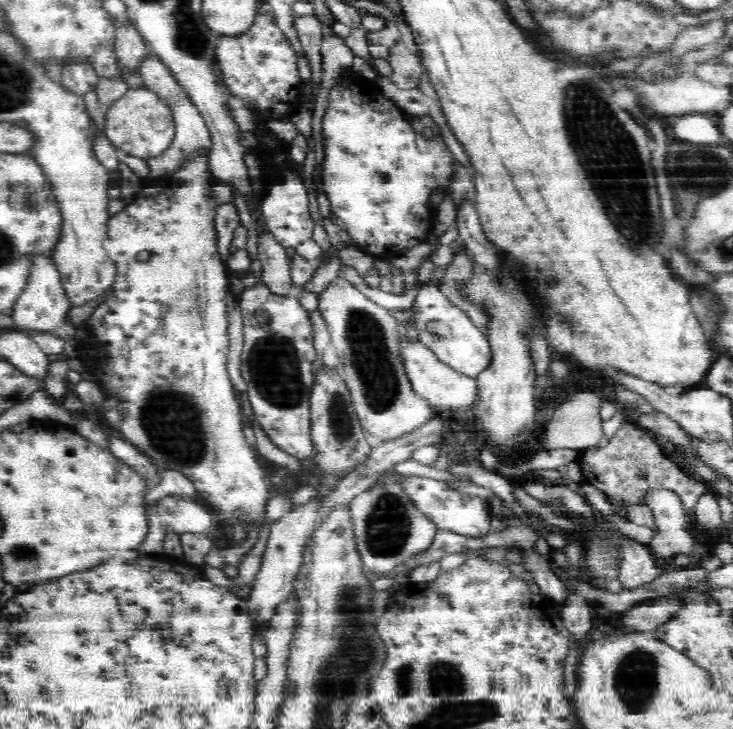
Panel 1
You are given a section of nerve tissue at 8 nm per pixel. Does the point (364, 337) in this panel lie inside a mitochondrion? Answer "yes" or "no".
yes

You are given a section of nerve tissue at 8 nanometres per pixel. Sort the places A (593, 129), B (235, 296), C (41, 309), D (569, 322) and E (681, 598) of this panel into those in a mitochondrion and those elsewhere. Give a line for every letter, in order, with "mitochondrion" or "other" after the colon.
A: mitochondrion
B: other
C: other
D: mitochondrion
E: other

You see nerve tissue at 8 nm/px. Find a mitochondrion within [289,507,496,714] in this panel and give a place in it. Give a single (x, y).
(404, 675)

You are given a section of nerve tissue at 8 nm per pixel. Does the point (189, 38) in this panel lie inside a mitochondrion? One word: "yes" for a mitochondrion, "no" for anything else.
yes

